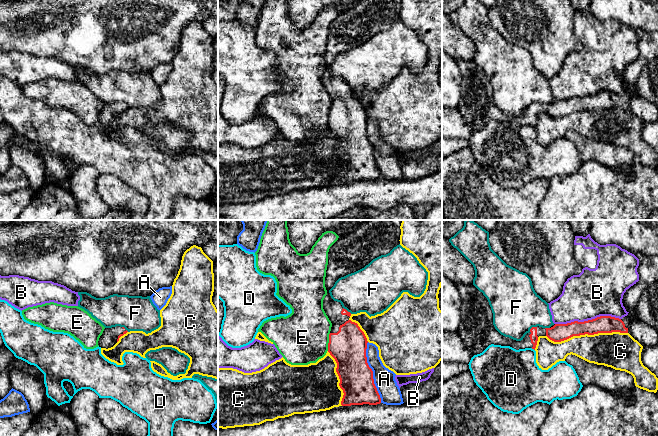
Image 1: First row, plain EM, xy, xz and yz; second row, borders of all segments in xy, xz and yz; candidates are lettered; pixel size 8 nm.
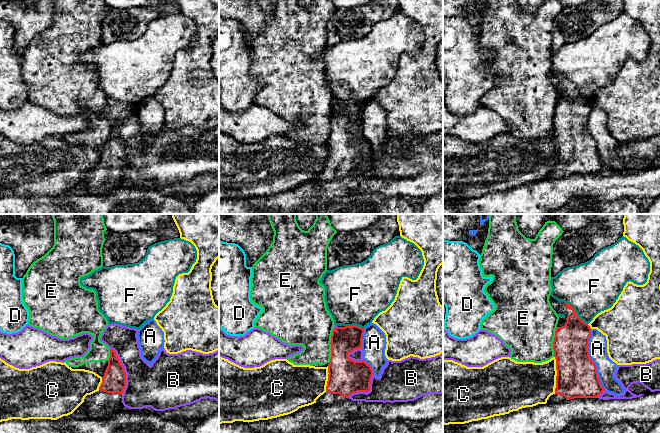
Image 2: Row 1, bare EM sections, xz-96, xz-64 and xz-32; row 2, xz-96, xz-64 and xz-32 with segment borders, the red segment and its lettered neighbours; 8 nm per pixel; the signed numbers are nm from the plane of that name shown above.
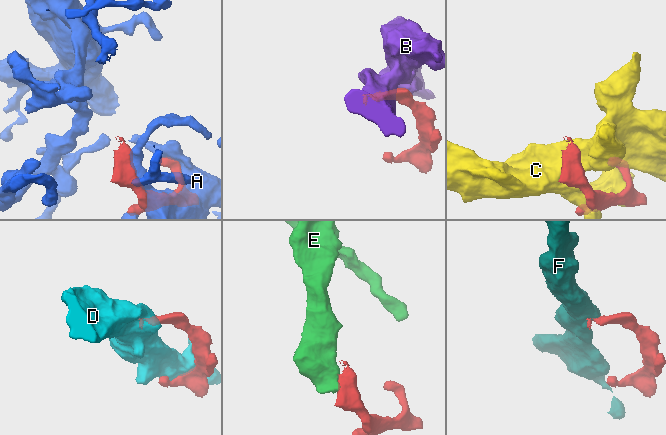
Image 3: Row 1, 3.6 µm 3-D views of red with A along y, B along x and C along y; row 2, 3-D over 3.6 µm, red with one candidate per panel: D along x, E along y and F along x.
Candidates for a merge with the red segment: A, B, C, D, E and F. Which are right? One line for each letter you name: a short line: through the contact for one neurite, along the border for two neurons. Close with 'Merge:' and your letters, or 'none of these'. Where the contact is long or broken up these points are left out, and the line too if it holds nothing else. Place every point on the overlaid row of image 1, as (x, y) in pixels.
Merge: none of these

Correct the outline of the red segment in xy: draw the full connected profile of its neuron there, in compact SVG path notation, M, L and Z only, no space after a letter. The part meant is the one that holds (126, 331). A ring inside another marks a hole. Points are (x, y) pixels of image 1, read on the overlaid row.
M120 326L105 328L99 338L98 345L101 348L111 348L119 341L119 338L127 332L124 327Z

